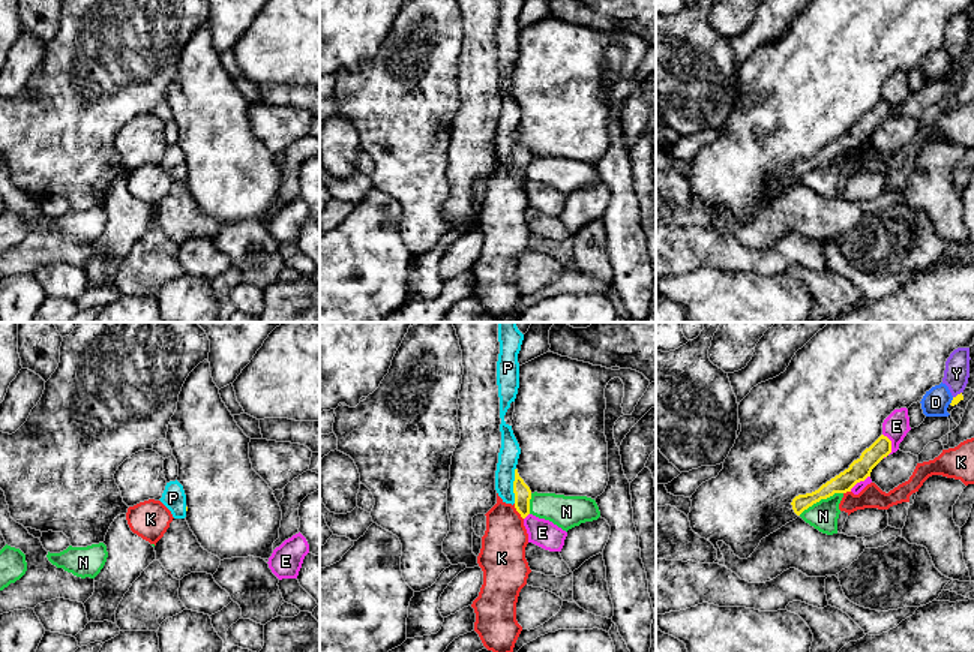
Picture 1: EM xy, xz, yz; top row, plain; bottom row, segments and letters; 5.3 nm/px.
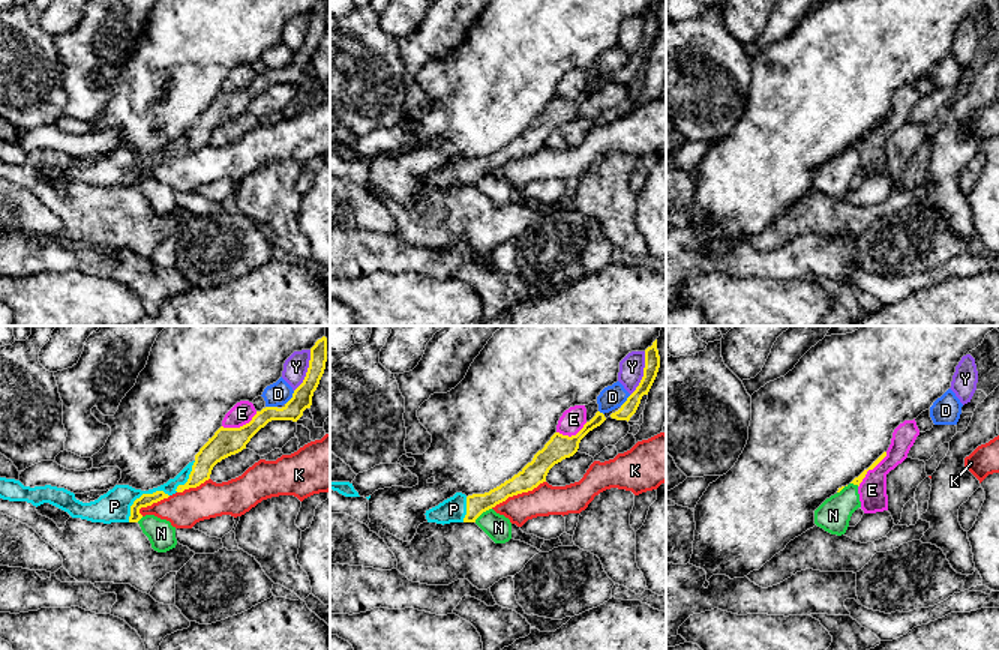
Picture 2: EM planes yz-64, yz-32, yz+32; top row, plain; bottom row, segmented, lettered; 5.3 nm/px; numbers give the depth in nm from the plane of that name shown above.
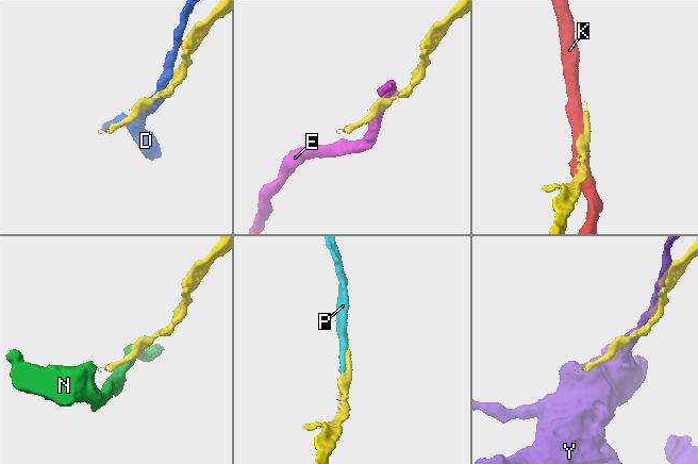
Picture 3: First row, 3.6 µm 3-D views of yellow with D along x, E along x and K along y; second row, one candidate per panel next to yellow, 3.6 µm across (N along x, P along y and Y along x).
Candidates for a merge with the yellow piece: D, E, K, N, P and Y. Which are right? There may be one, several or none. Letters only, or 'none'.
P

